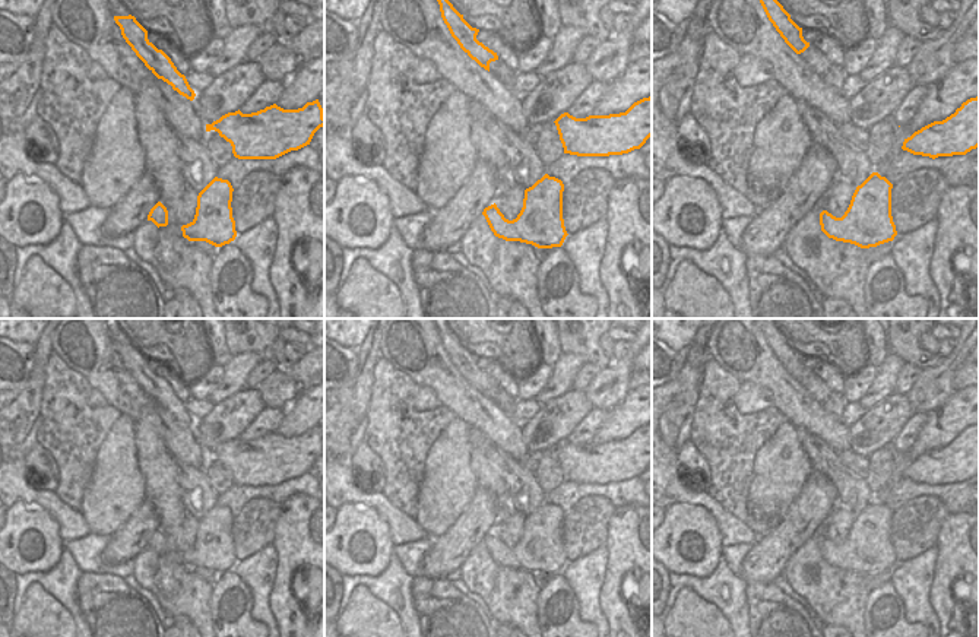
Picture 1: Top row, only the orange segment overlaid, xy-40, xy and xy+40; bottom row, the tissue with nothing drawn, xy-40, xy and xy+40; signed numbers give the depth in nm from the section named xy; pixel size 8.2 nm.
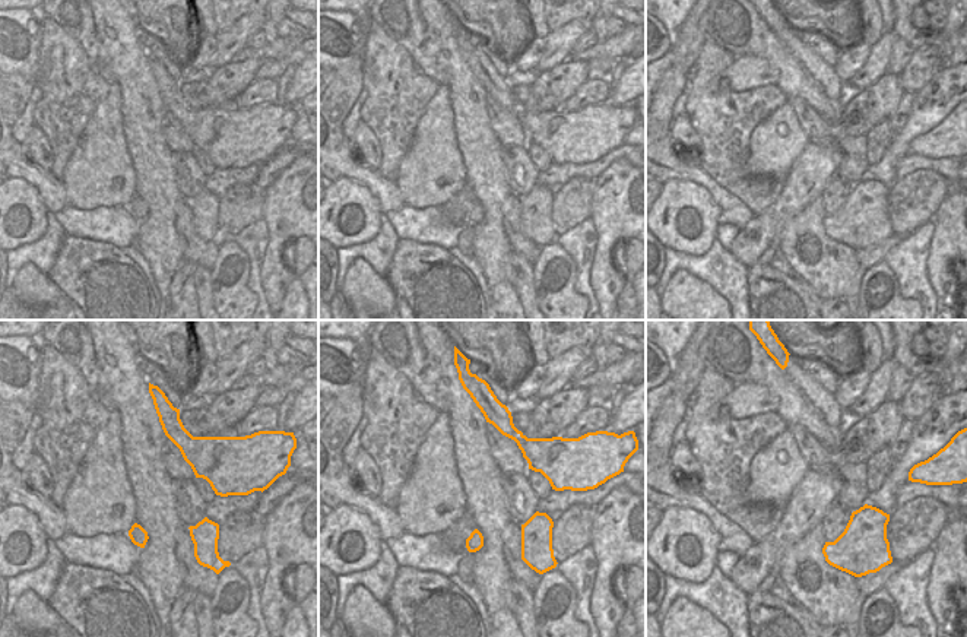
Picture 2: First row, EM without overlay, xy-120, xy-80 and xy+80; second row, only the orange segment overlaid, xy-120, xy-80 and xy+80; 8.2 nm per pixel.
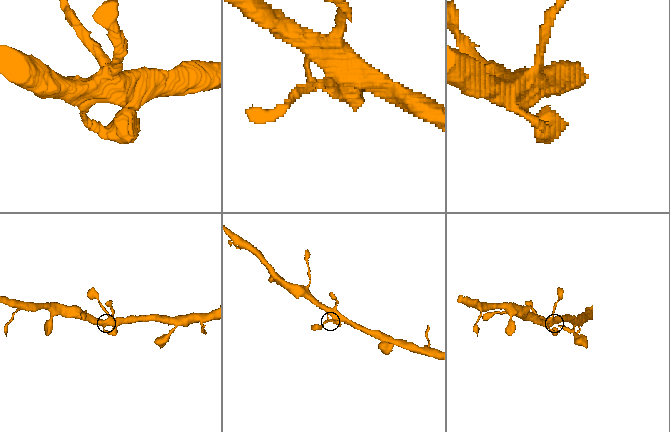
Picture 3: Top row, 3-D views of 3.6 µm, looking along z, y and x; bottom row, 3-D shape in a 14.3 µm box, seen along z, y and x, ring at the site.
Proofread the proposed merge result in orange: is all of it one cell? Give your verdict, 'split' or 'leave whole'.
leave whole

